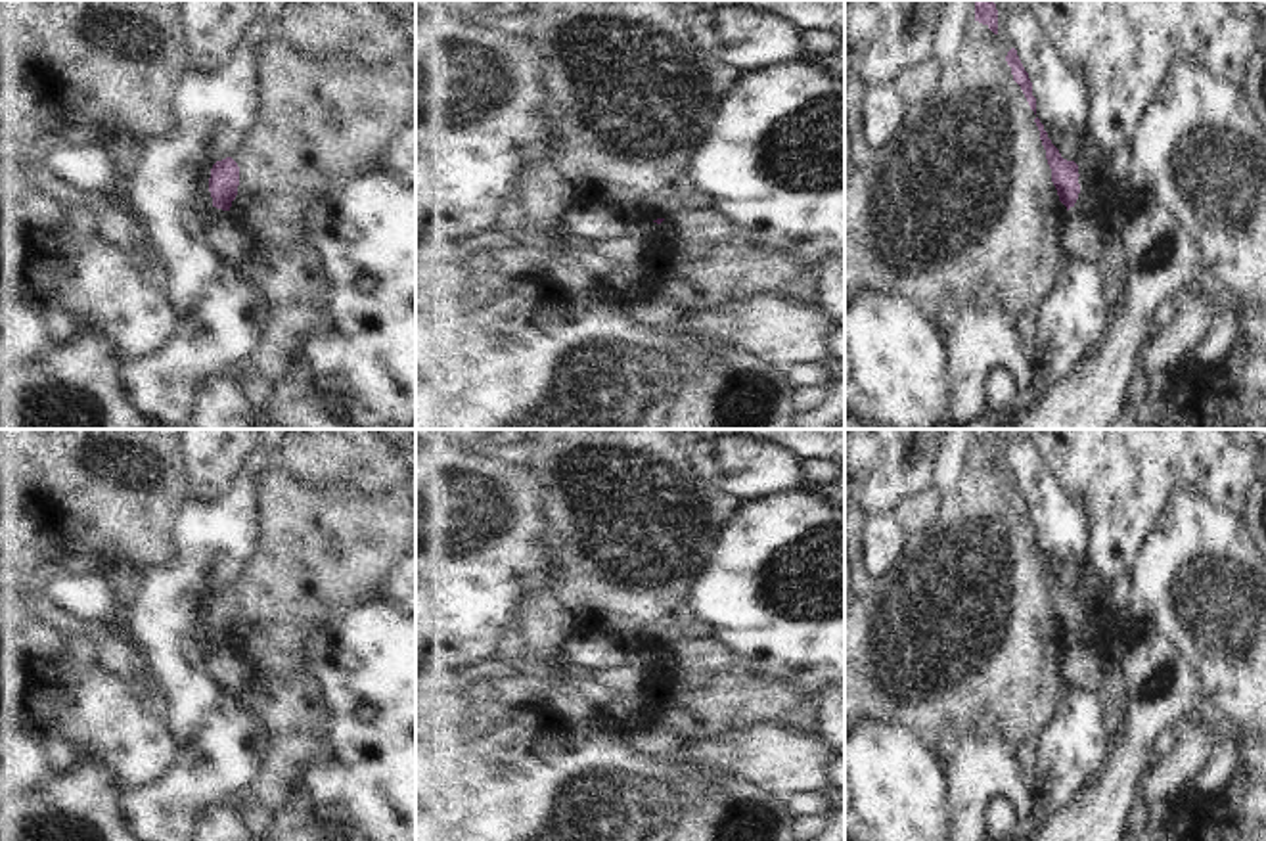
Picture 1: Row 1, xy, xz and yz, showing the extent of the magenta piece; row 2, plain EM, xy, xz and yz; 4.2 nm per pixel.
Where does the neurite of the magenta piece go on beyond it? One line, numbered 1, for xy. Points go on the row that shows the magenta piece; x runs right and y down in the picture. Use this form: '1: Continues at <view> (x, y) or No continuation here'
1: Continues at xy (232, 244).

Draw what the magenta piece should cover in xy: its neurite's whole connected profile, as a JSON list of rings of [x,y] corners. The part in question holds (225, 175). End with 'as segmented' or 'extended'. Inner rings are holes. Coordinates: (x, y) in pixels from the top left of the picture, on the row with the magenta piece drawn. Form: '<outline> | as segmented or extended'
[[[232,157],[216,161],[209,178],[213,207],[207,211],[207,234],[216,255],[226,262],[247,261],[257,243],[230,215],[237,186],[237,163]]] | extended

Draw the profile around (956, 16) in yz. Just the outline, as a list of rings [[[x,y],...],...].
[[[944,0],[940,6],[940,23],[933,38],[933,59],[942,67],[950,65],[975,23],[975,0]]]

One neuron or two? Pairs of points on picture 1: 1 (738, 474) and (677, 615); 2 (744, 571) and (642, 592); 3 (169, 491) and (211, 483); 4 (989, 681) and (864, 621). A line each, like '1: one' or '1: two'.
1: two
2: two
3: two
4: one

